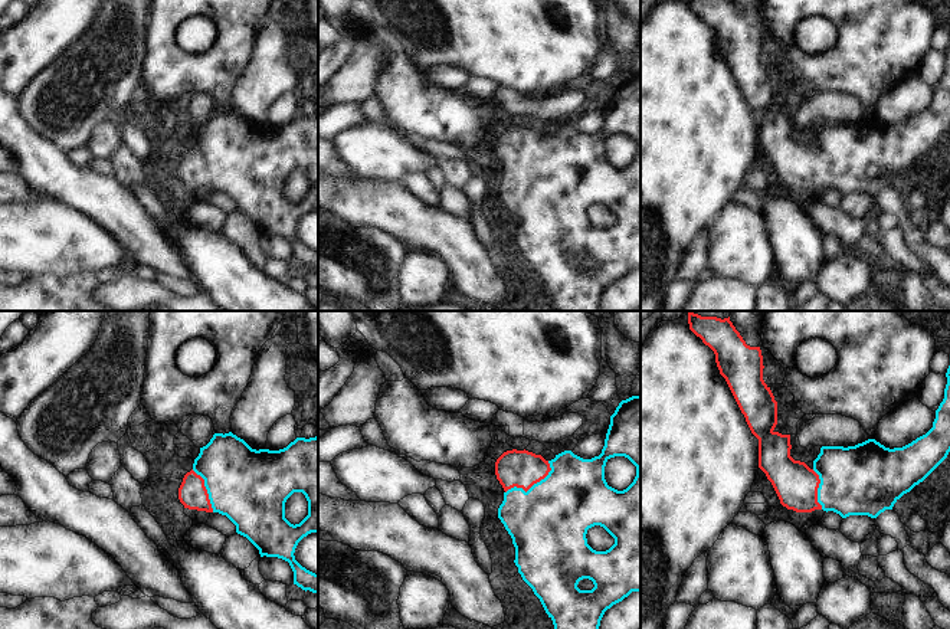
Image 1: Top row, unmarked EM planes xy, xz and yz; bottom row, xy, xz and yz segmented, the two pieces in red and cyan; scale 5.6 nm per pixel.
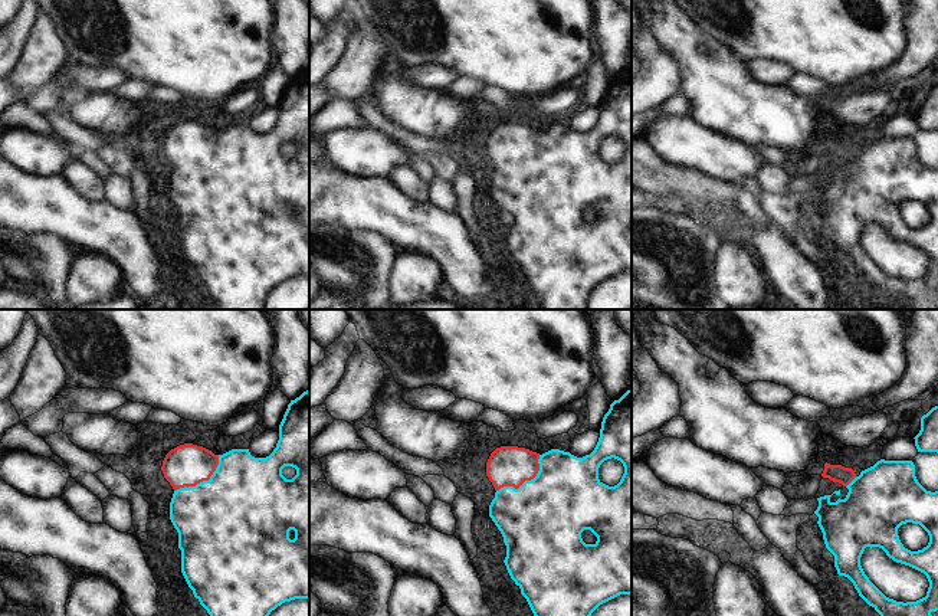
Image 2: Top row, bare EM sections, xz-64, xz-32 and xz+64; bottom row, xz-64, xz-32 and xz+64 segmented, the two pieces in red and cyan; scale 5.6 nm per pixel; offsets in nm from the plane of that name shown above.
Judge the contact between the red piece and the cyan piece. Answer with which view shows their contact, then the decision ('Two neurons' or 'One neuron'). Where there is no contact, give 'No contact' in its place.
Touches red in xz. One neuron.

